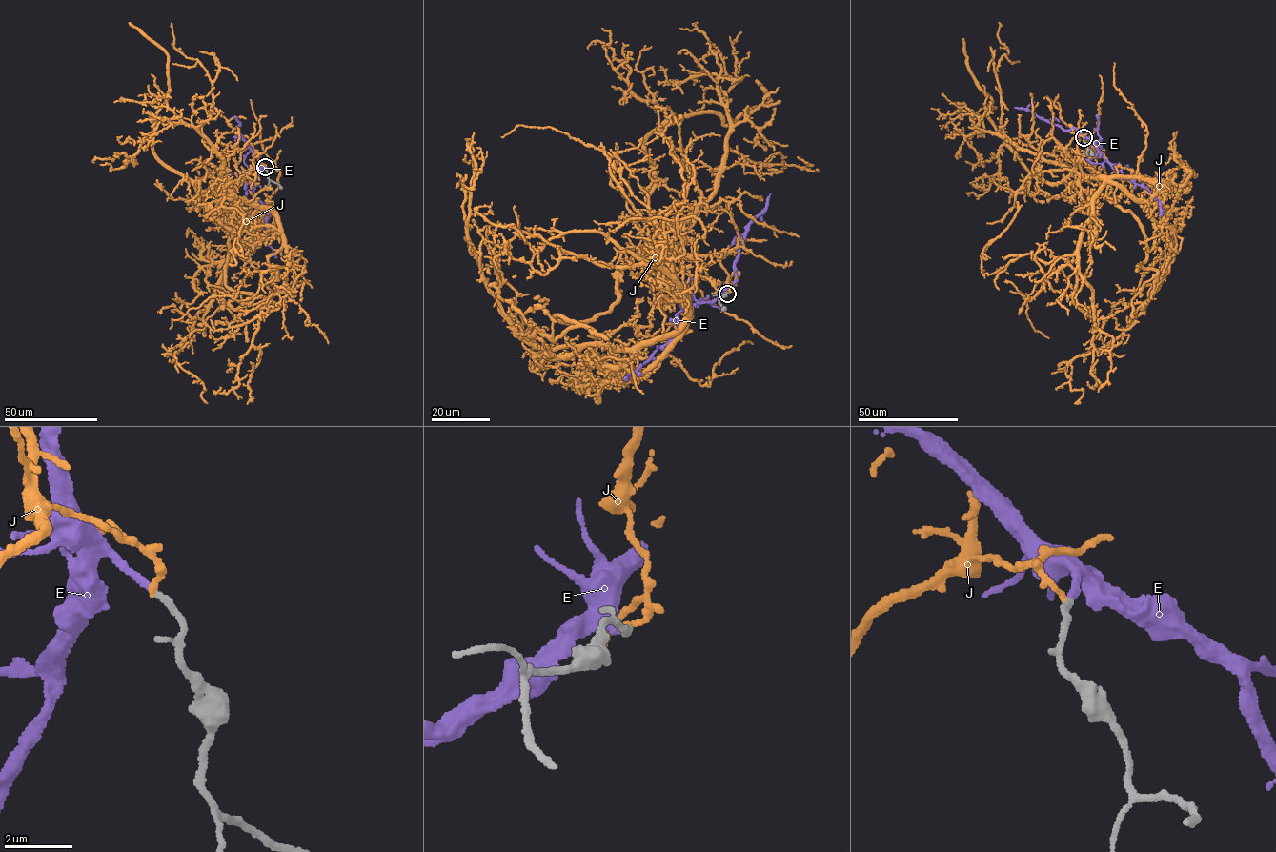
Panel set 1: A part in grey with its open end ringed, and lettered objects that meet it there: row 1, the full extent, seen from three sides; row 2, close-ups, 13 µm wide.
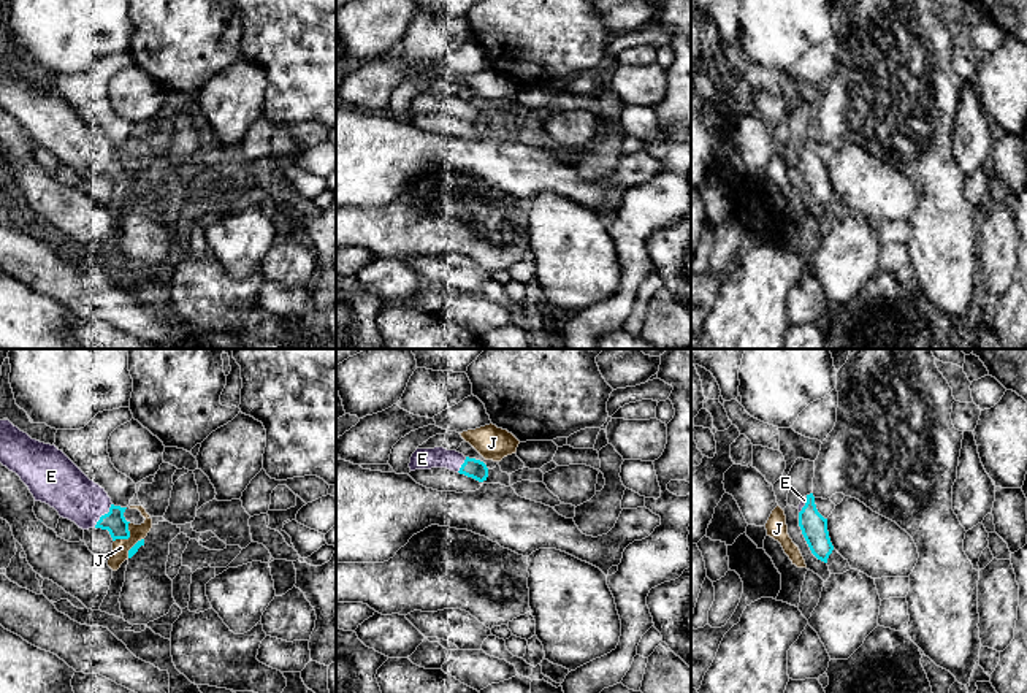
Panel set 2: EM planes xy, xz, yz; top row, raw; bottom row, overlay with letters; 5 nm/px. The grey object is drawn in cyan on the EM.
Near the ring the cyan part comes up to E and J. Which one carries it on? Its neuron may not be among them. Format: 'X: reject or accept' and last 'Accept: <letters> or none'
E: accept
J: reject
Accept: E

